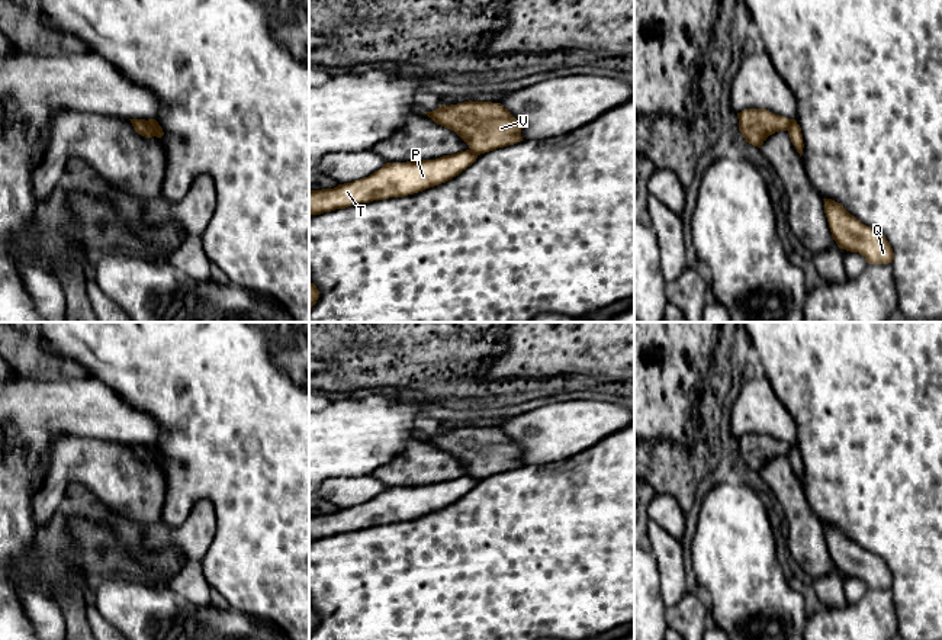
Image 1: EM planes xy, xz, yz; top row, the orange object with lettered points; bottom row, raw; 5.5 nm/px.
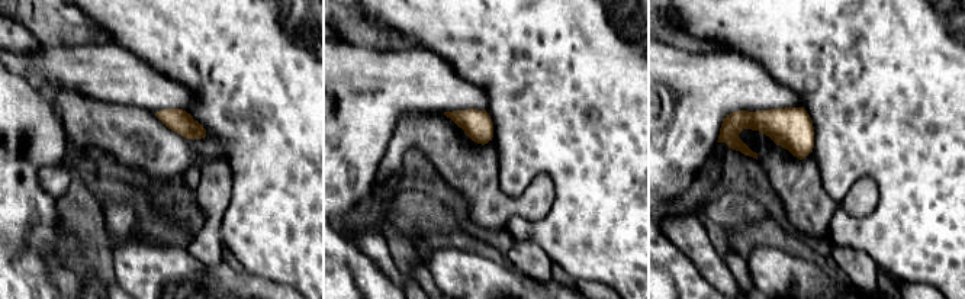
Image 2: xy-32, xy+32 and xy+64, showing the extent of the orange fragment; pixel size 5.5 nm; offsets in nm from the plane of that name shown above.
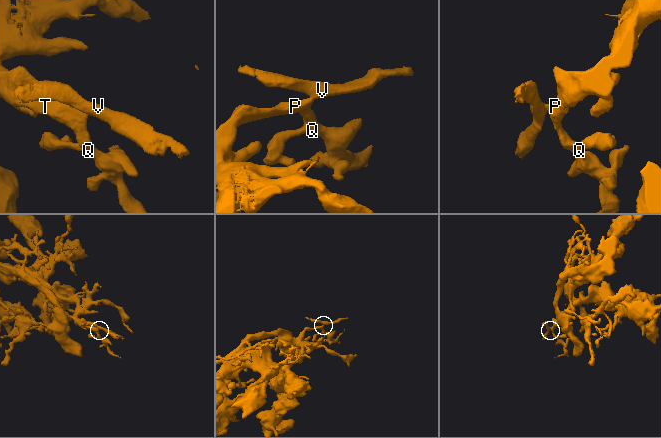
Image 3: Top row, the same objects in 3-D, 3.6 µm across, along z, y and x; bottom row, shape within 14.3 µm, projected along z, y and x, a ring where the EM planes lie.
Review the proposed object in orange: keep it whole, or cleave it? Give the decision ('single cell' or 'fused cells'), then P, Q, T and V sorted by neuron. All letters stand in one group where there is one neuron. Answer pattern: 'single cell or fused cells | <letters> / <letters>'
fused cells | P Q T / V

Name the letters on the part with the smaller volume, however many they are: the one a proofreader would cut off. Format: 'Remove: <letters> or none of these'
Remove: V

